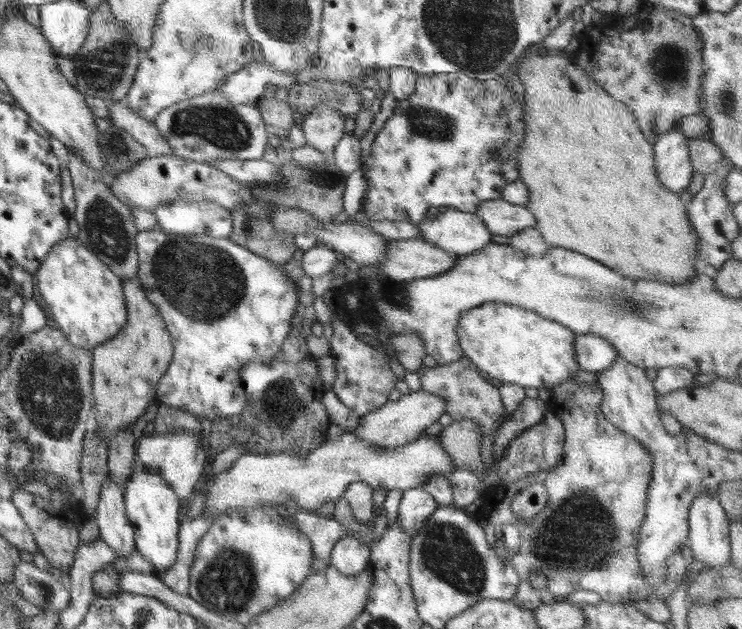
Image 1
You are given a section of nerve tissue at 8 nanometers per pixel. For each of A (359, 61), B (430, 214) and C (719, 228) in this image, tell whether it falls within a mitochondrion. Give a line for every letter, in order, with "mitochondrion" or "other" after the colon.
A: other
B: other
C: other

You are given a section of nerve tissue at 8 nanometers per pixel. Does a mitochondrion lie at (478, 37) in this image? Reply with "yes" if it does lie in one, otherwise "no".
yes

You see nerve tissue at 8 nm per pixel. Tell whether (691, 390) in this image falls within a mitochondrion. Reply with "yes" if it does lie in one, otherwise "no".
no

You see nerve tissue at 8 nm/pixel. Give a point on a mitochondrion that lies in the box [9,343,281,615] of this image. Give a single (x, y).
(48, 392)

